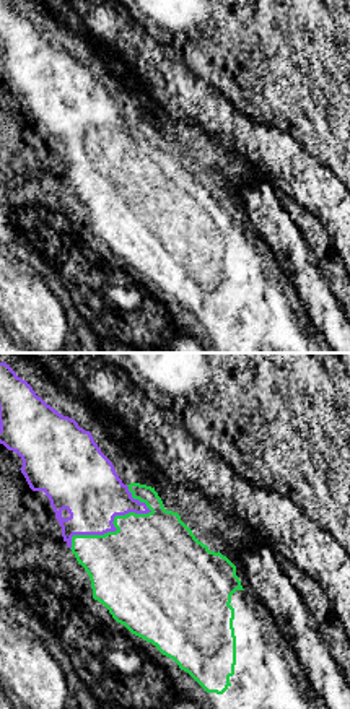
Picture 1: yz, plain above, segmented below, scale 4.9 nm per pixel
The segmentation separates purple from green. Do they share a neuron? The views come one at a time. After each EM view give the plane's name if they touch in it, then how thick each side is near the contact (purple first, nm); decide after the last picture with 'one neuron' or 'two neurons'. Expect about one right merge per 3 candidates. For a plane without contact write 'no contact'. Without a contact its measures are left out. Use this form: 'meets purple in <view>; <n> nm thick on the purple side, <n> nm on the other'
meets purple in yz; 300 nm thick on the purple side, 480 nm on the other

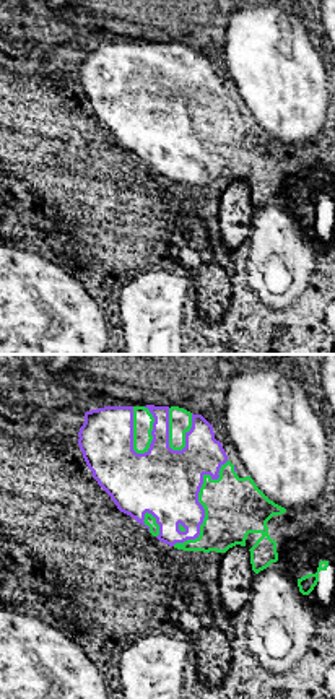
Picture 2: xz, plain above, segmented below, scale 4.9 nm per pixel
meets purple in xz; 340 nm thick on the purple side, 300 nm on the other

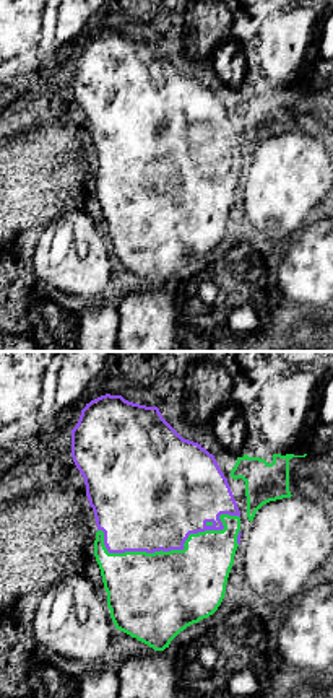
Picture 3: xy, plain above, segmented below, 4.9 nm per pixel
meets purple in xy; 480 nm thick on the purple side, 440 nm on the other

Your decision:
one neuron

